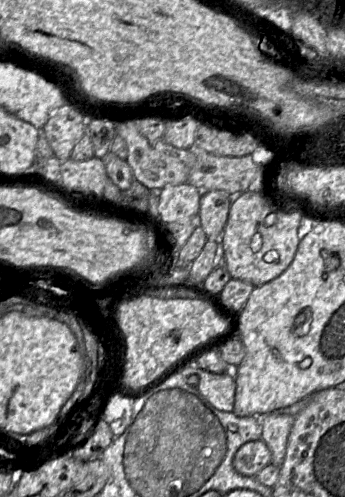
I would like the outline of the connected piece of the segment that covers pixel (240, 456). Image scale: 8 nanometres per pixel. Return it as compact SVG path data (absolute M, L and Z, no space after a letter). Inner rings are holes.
M262 440L245 443L233 458L233 467L241 475L255 477L271 463L271 451Z

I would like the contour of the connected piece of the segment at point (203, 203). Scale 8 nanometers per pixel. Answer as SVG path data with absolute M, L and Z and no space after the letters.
M219 190L202 191L196 226L203 229L208 240L219 240L234 197Z

